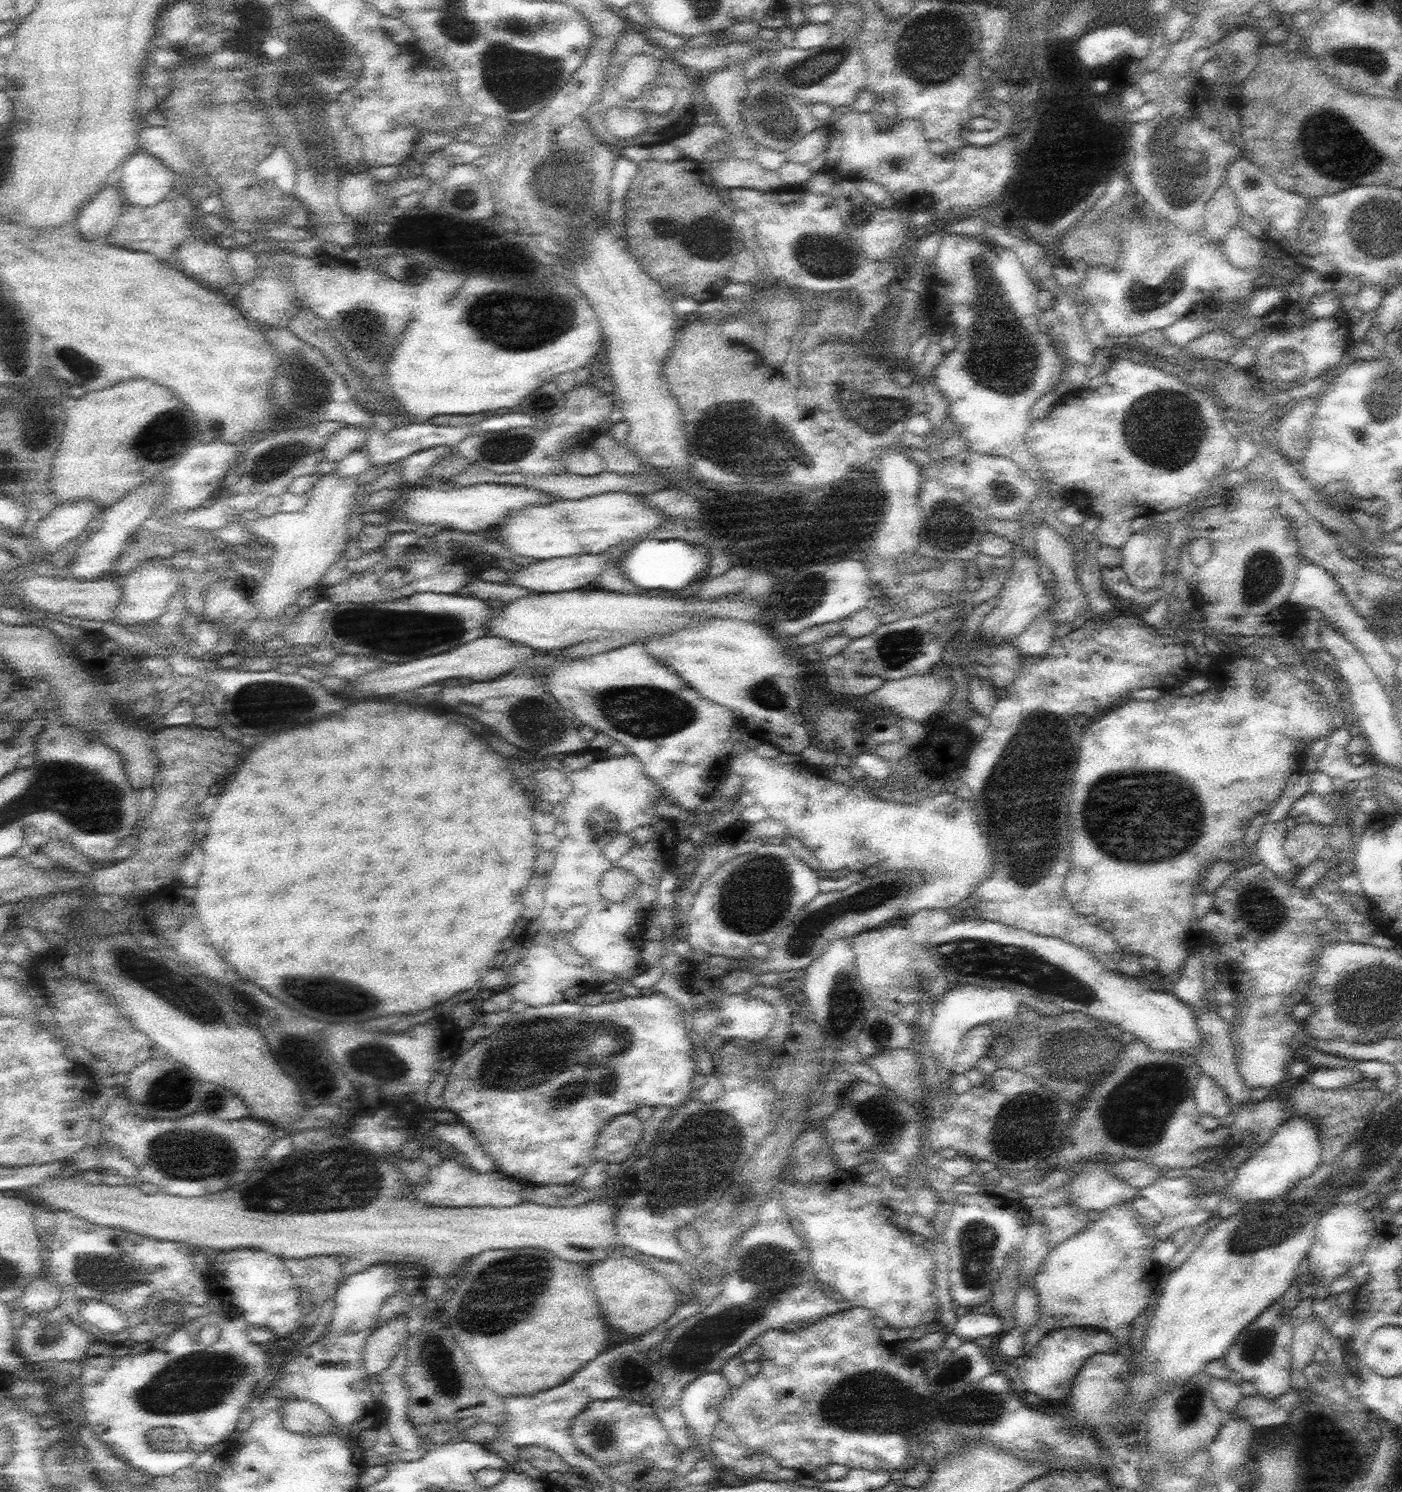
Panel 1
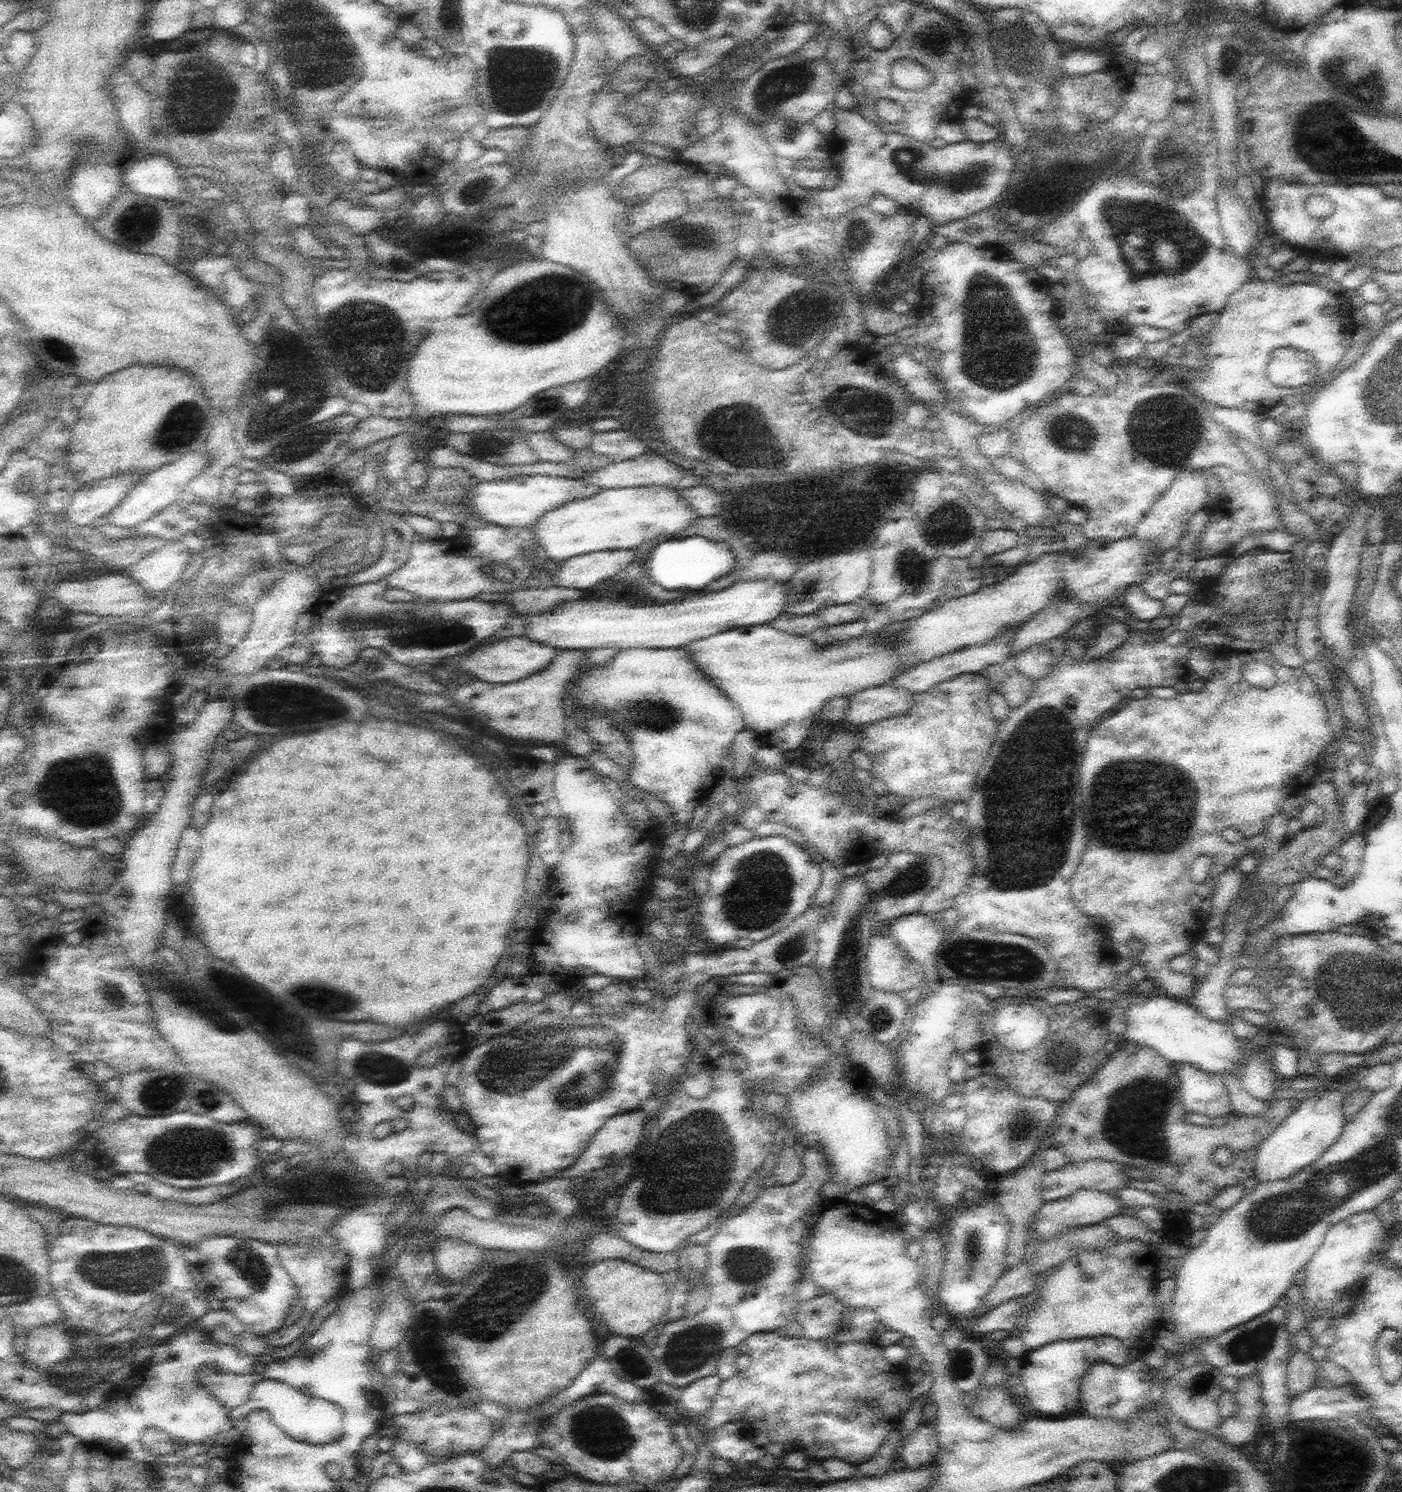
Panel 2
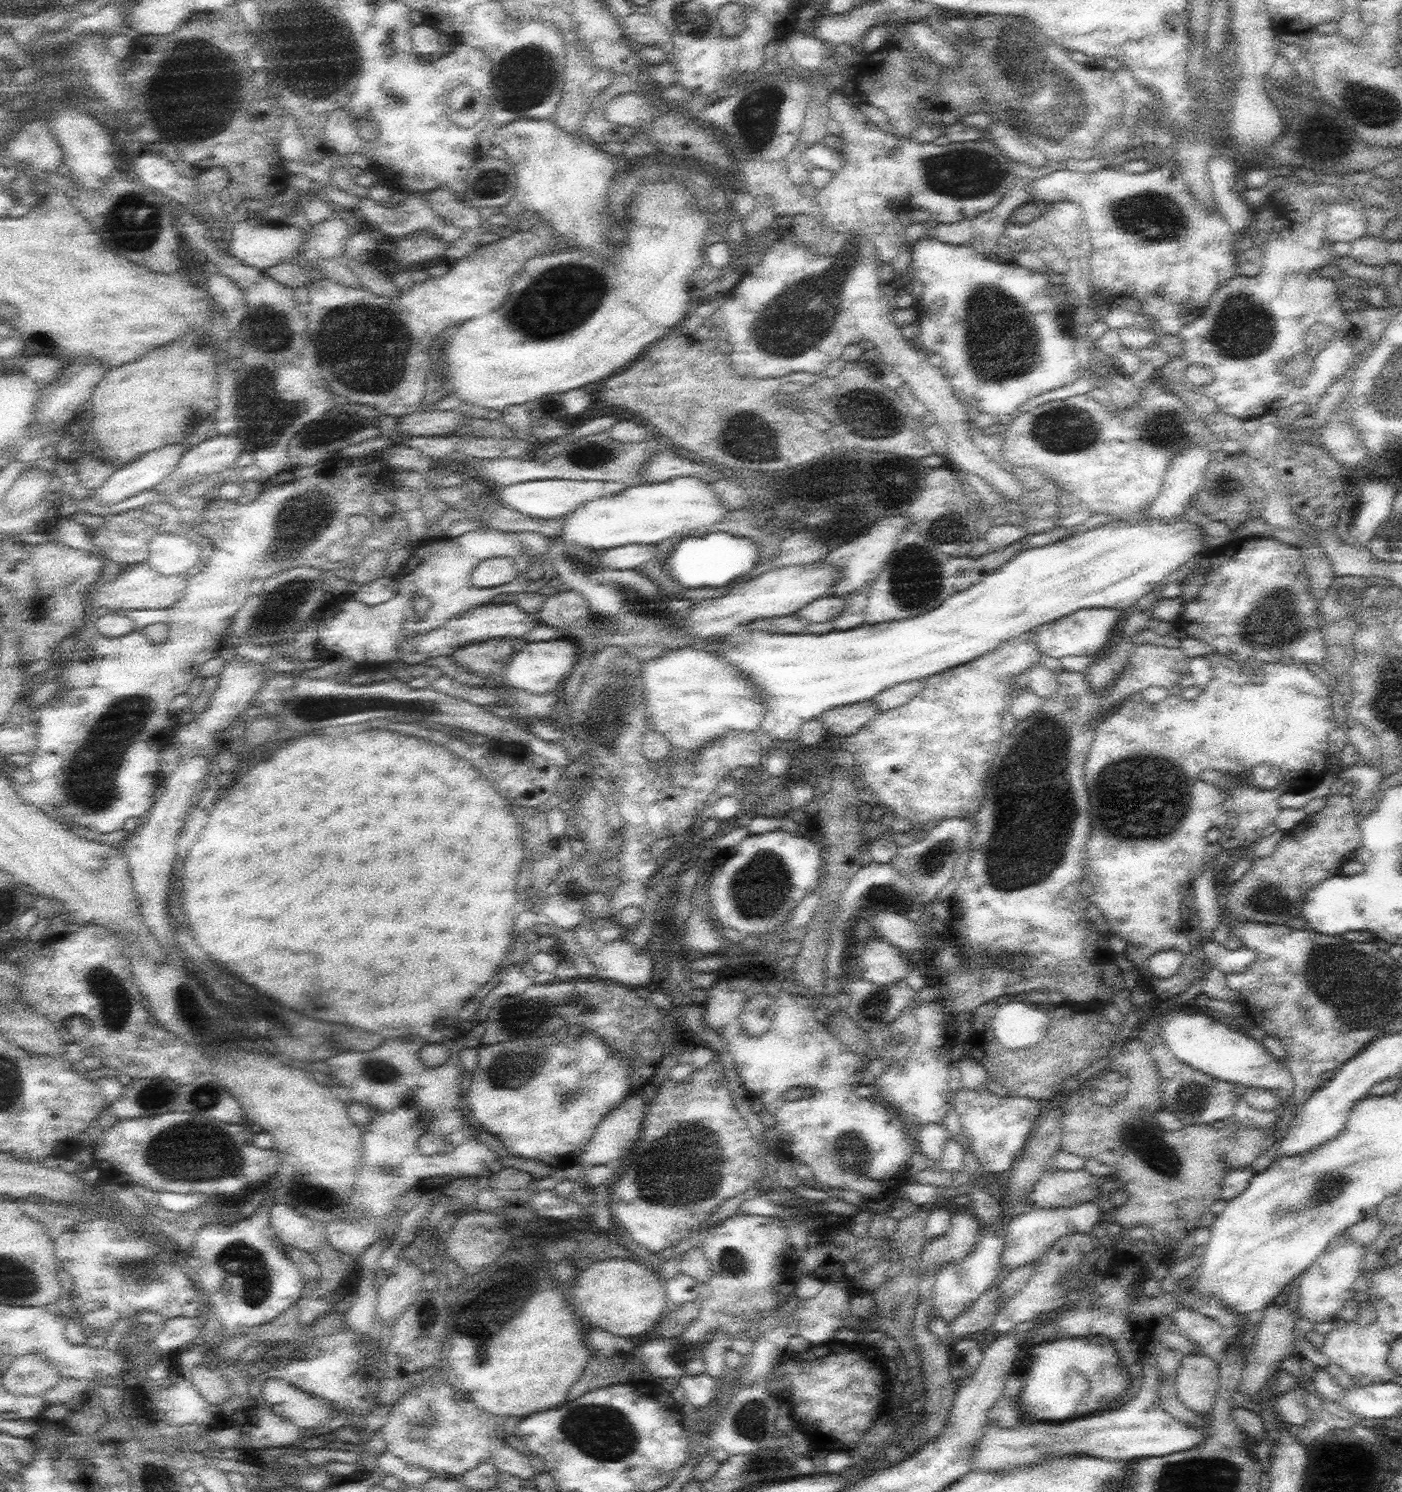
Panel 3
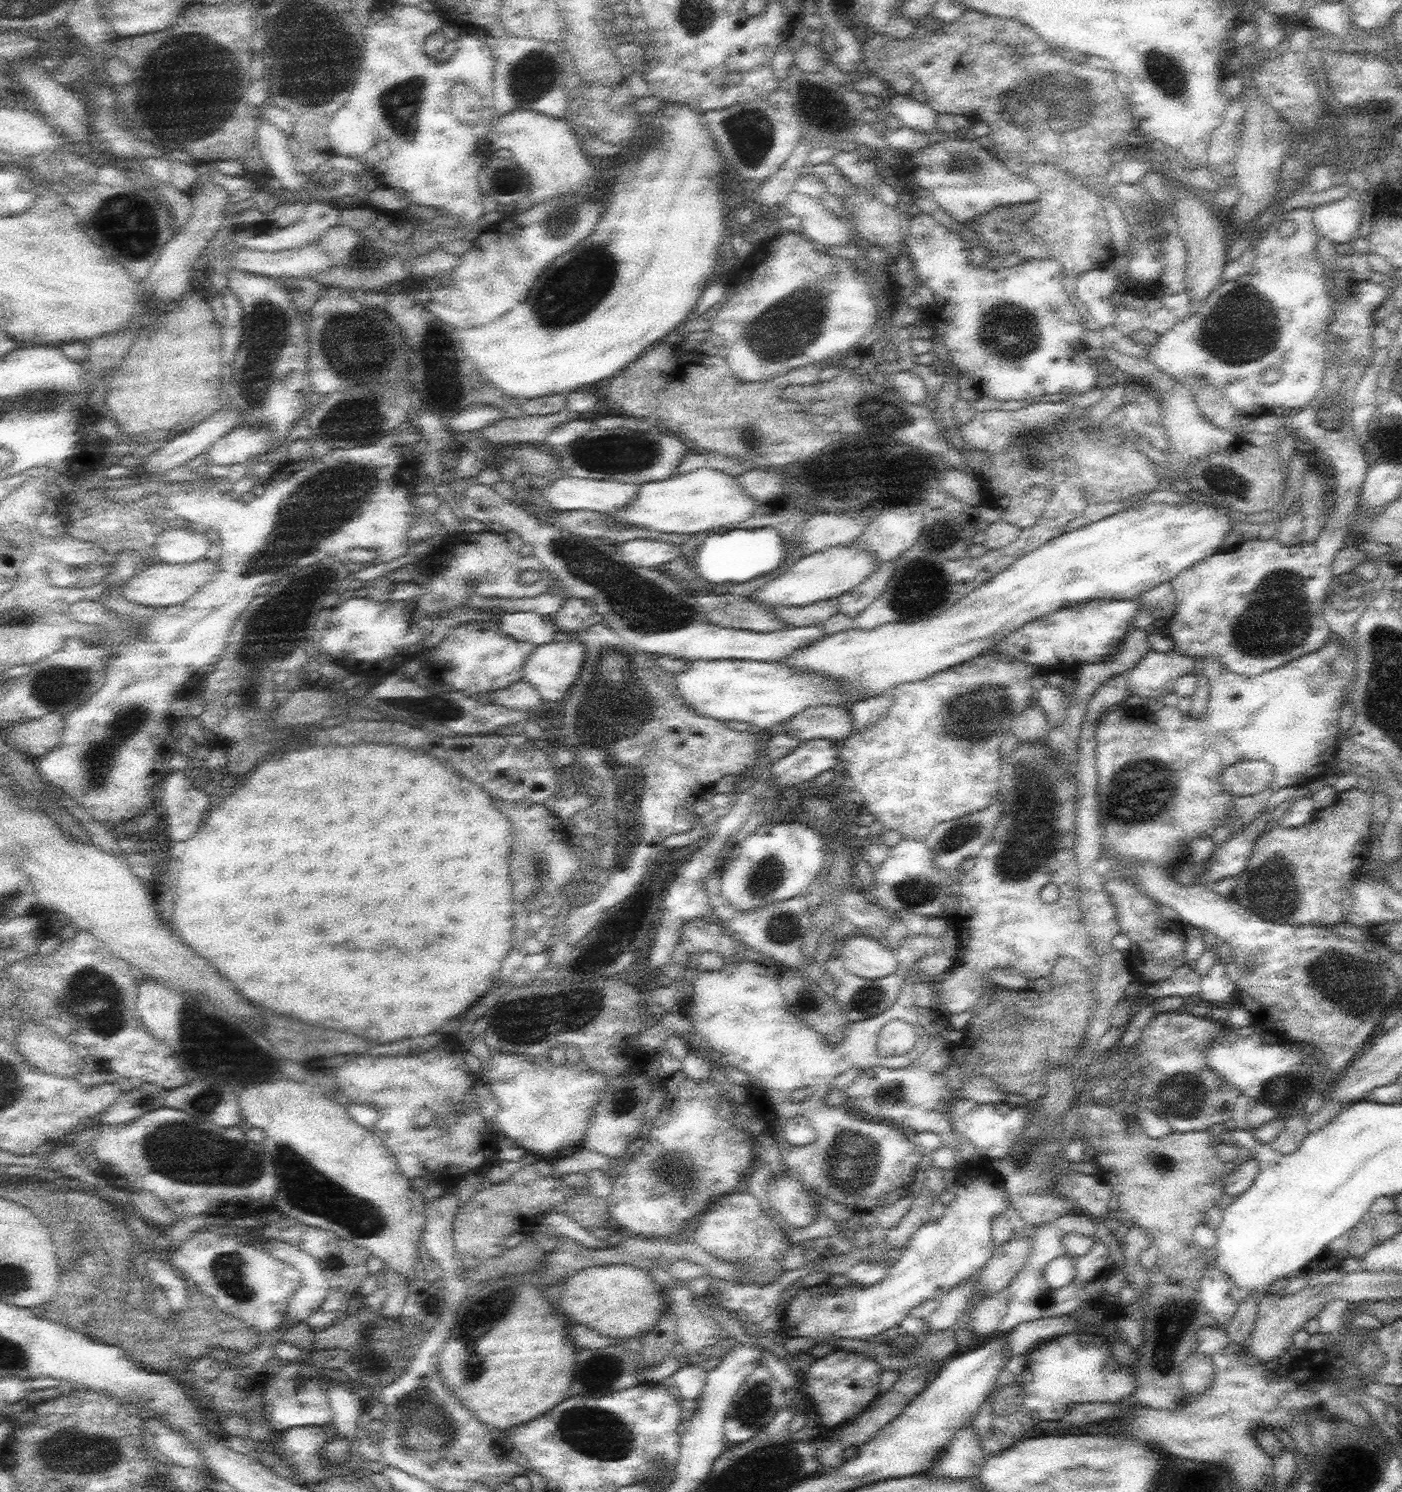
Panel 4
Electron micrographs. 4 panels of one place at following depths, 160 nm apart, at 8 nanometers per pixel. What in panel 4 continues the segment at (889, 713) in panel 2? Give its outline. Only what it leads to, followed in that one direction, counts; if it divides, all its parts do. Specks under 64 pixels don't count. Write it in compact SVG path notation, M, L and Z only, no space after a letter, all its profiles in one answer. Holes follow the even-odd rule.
M813 706L781 724L781 732L799 738L802 742L815 738L840 740L853 729L853 718L847 708Z

